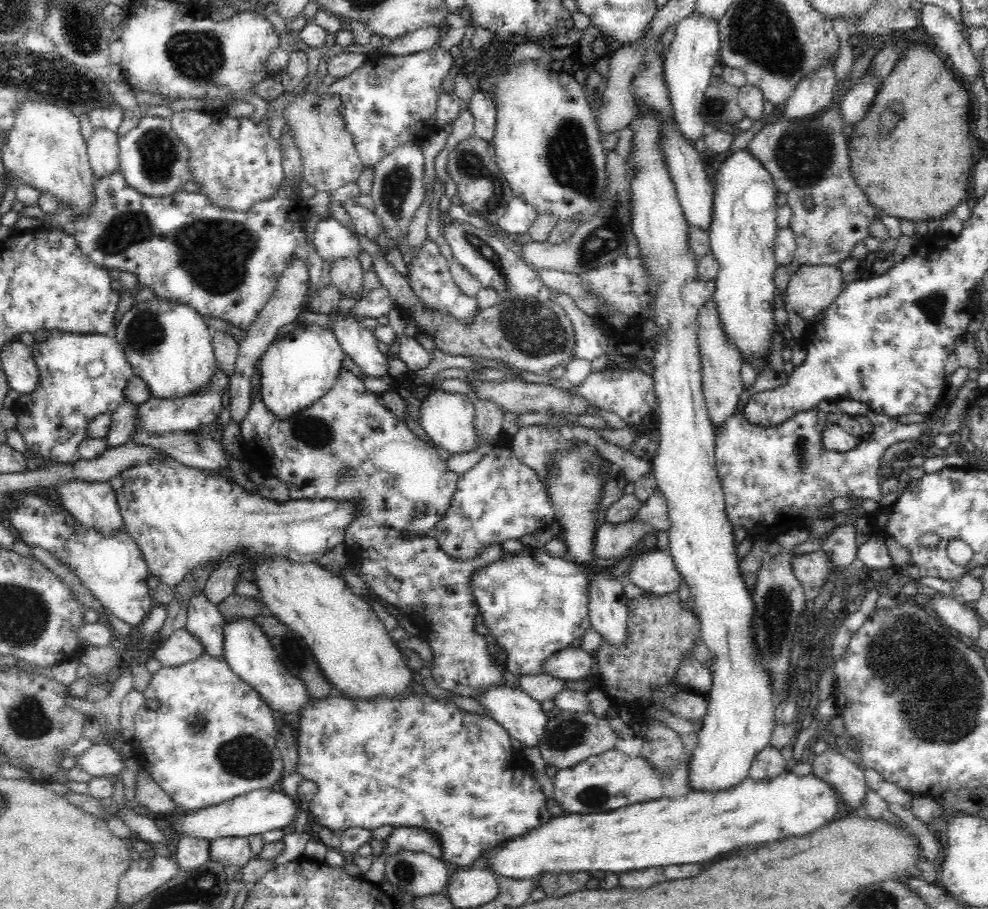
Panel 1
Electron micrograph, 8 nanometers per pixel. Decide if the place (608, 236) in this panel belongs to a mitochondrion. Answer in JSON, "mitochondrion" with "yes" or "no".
{"mitochondrion":"yes"}

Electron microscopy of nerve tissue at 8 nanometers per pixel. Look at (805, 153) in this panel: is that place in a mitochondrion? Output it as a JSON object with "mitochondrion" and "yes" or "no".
{"mitochondrion":"yes"}

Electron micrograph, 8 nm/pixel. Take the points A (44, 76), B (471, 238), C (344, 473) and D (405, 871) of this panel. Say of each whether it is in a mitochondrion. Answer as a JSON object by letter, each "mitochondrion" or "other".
{"A":"mitochondrion","B":"mitochondrion","C":"mitochondrion","D":"mitochondrion"}

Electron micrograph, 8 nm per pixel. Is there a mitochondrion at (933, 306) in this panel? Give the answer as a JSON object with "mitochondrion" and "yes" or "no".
{"mitochondrion":"yes"}

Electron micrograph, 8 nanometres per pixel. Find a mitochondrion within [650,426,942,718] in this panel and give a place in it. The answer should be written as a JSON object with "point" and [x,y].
{"point":[777,605]}

